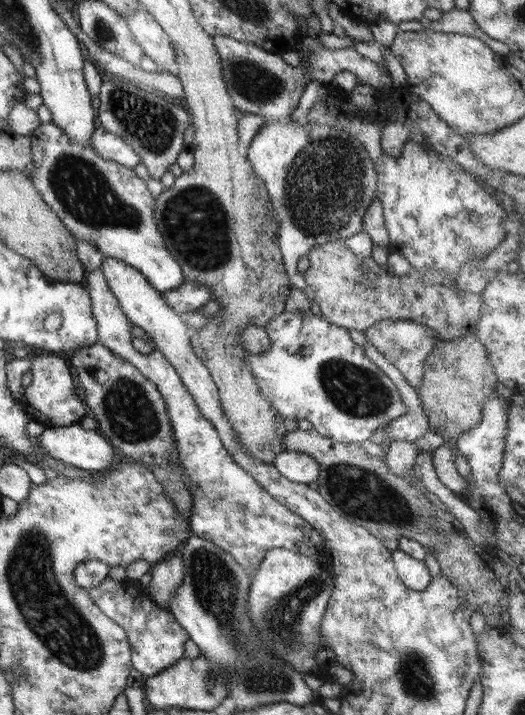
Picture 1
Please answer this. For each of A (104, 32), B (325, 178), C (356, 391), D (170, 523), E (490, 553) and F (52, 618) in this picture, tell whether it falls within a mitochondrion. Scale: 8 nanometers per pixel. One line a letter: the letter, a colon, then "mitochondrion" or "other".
A: mitochondrion
B: mitochondrion
C: mitochondrion
D: other
E: other
F: mitochondrion

